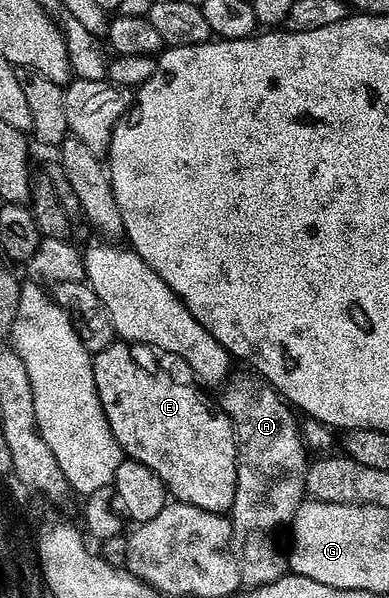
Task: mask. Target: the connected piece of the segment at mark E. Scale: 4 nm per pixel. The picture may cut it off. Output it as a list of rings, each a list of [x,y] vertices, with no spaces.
[[[114,341],[92,356],[94,385],[98,389],[110,433],[114,433],[127,458],[154,469],[154,473],[162,477],[173,500],[207,511],[231,512],[236,487],[236,447],[231,421],[223,413],[215,411],[215,415],[194,388],[139,367],[131,350],[133,348],[127,342]]]

